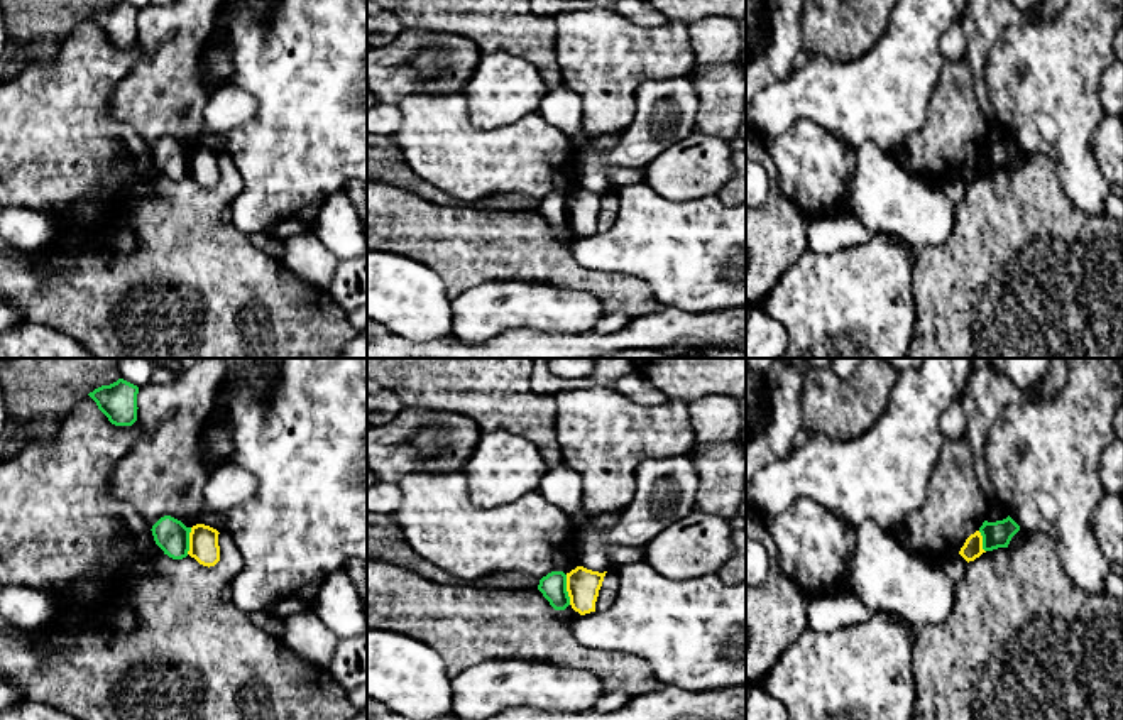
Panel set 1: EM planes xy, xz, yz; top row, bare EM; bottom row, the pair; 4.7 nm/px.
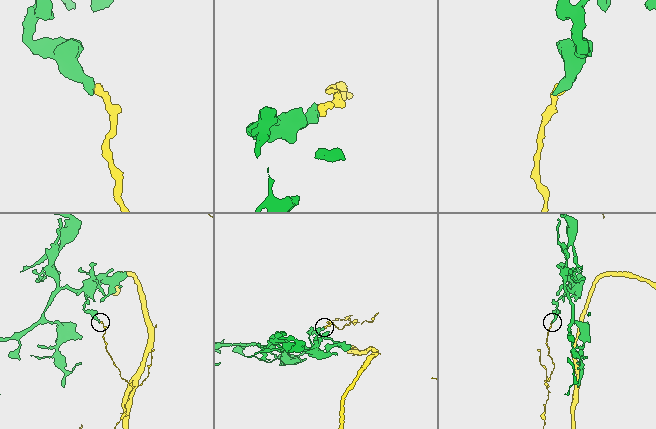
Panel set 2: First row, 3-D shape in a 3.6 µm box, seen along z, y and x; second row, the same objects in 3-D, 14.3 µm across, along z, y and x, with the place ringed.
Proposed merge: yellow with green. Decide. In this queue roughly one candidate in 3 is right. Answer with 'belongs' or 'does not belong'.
does not belong

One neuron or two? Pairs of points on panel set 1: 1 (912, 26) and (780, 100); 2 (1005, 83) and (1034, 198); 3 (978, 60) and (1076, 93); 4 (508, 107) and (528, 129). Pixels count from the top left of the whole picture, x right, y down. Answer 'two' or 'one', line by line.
1: one
2: two
3: two
4: two

